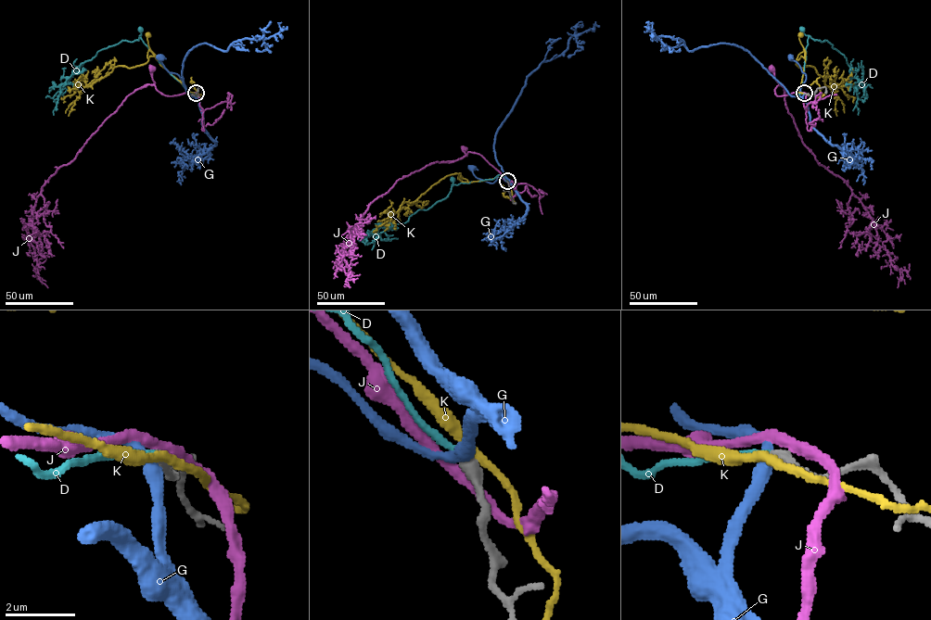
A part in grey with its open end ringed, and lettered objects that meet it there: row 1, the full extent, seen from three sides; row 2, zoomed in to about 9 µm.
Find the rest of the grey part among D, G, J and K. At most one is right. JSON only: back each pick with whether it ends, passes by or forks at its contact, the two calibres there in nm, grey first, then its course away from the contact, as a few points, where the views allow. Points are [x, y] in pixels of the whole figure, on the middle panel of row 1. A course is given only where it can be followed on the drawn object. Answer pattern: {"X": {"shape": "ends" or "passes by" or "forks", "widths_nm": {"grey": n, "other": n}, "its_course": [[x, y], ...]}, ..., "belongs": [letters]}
{"D": {"shape": "ends", "widths_nm": {"grey": 400, "other": 170}, "its_course": [[507, 182], [502, 175], [492, 179], [452, 186], [452, 180]]}, "belongs": ["D"]}

